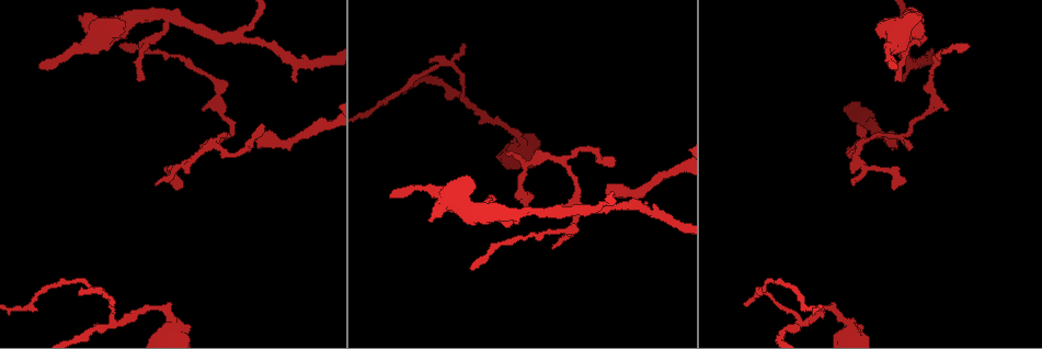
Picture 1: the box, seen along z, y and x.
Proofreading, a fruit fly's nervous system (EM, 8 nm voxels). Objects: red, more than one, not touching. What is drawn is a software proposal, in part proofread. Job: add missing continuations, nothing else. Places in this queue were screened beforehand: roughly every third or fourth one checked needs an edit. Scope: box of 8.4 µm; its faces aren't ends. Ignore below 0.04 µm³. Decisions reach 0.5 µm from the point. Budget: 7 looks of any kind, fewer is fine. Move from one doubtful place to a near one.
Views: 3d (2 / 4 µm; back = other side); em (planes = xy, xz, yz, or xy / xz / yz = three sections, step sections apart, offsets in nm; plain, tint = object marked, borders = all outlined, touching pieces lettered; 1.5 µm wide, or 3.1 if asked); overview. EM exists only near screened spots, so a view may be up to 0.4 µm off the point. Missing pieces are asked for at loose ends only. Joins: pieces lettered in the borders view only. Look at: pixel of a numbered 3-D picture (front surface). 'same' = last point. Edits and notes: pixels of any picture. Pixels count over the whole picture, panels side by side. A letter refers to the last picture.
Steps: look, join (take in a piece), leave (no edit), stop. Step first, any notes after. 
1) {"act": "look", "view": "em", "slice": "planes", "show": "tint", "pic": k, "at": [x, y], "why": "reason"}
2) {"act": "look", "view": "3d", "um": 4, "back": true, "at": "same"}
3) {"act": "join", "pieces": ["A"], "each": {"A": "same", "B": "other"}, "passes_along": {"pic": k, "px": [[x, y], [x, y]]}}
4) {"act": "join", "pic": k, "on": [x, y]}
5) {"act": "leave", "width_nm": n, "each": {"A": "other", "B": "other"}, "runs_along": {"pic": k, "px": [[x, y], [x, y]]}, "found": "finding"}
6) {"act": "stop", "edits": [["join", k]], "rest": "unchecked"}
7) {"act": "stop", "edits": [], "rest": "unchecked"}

{"act": "look", "view": "3d", "um": 4, "pic": 1, "at": [201, 145], "why": "free end"}

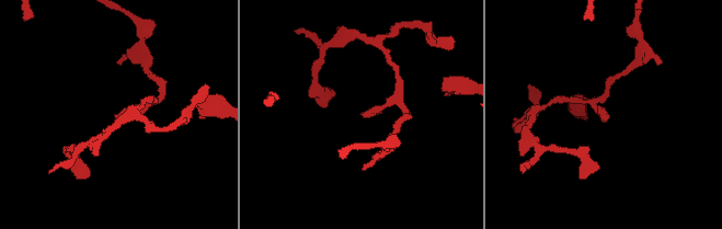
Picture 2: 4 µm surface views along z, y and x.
{"act": "look", "view": "em", "slice": "planes", "show": "borders", "pic": 2, "at": [364, 114]}

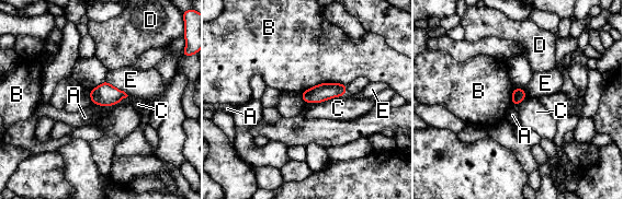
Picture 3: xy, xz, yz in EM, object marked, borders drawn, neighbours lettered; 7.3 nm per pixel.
{"act": "leave", "longest_contact_nm": ["B", 360], "each": {"A": "other", "B": "other", "C": "other", "D": "other", "E": "other"}, "border": {"pic": 3, "px": [[346, 94], [320, 102], [305, 103]]}, "found": "no lettered piece goes on from it"}

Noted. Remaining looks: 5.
{"act": "look", "view": "em", "slice": "yz", "step": 4, "show": "borders", "pic": 1, "at": [155, 183], "why": "an open end"}

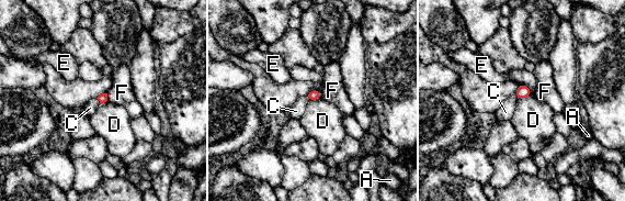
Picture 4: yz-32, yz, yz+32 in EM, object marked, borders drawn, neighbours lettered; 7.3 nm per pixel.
{"act": "join", "pieces": ["C"], "each": {"A": "other", "C": "same", "D": "other", "E": "other", "F": "other"}, "passes_along": {"pic": 4, "px": [[102, 98], [99, 100], [90, 108]]}, "found": "it goes on there"}

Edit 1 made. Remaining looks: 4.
{"act": "look", "view": "overview"}

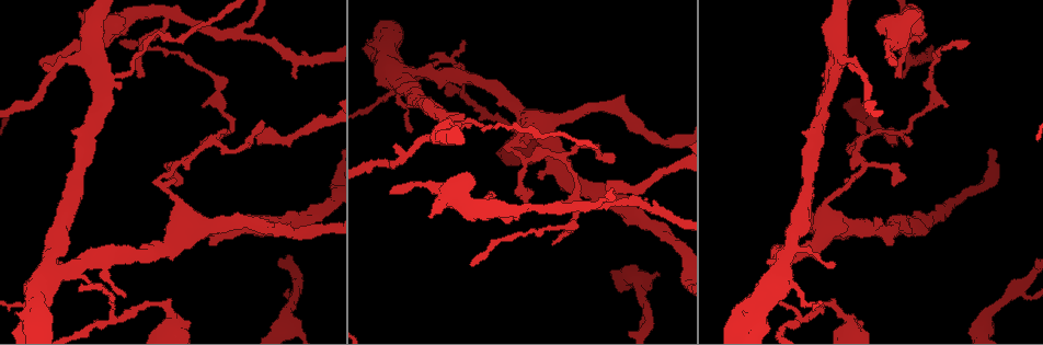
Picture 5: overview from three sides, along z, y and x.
{"act": "look", "view": "em", "slice": "xy", "step": 8, "show": "tint", "pic": 5, "at": [391, 191], "why": "free end"}

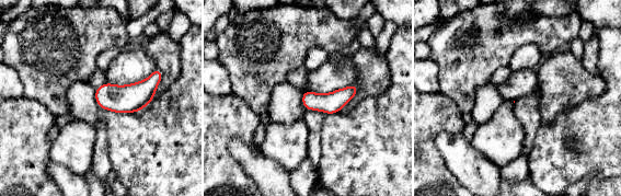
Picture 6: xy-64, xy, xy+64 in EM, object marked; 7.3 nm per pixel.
{"act": "look", "view": "em", "slice": "planes", "show": "borders", "at": "same"}

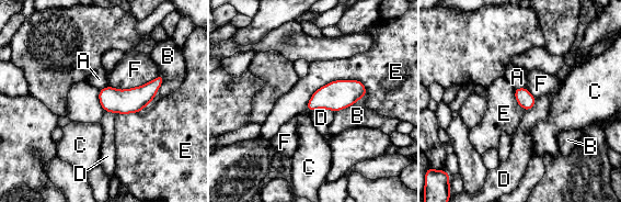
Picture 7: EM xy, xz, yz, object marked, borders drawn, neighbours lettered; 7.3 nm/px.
{"act": "leave", "longest_contact_nm": ["E", 480], "each": {"A": "other", "B": "other", "C": "other", "D": "other", "E": "other", "F": "other"}, "border": {"pic": 7, "px": [[366, 87], [332, 80], [305, 110]]}, "found": "no lettered piece goes on from it"}

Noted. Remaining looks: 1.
{"act": "stop", "edits": [["join", 4]], "rest": "unchecked"}

